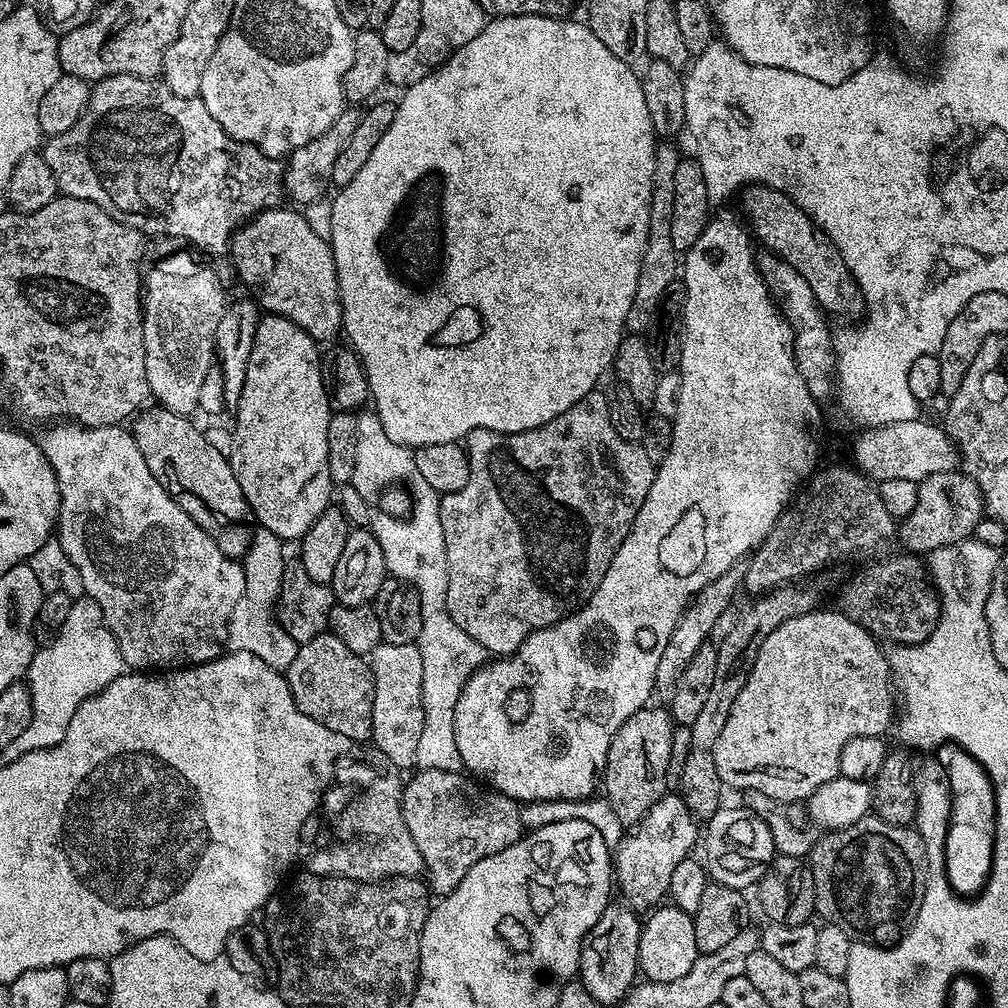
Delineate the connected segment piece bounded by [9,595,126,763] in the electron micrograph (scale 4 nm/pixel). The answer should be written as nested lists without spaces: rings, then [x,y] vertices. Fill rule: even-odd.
[[[86,595],[73,599],[70,615],[66,622],[62,622],[60,632],[49,644],[37,647],[28,667],[26,683],[32,695],[32,717],[30,726],[22,730],[22,738],[12,743],[13,754],[9,763],[16,760],[16,754],[60,744],[66,734],[66,726],[70,726],[70,718],[74,718],[74,710],[78,710],[86,698],[96,696],[125,672],[122,650],[118,650],[118,642],[108,629],[102,606]]]

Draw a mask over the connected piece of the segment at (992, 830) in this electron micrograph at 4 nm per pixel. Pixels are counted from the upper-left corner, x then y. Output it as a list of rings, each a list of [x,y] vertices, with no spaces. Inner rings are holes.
[[[944,741],[939,751],[947,755],[944,775],[951,786],[952,796],[951,818],[944,843],[944,869],[953,891],[970,898],[979,895],[992,872],[993,850],[996,848],[995,788],[985,768],[957,743]]]

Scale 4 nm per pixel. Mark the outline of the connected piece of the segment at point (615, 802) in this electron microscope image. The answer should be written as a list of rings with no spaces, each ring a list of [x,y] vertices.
[[[645,706],[622,726],[614,734],[610,742],[610,750],[606,758],[606,766],[602,777],[602,792],[608,801],[608,805],[618,814],[618,822],[626,826],[637,824],[668,792],[666,784],[666,772],[669,761],[671,760],[671,738],[674,727],[674,721],[670,715],[669,709],[652,708]]]

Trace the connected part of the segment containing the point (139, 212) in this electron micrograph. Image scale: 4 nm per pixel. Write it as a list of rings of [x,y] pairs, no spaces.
[[[111,76],[105,80],[95,81],[88,93],[88,105],[82,118],[78,122],[74,122],[74,126],[70,126],[70,130],[66,130],[66,134],[47,137],[42,148],[42,155],[46,166],[50,166],[50,174],[54,174],[57,189],[63,195],[94,202],[102,210],[106,210],[106,214],[110,214],[110,218],[131,228],[137,228],[148,236],[161,236],[162,234],[179,236],[181,241],[188,243],[189,240],[194,247],[201,248],[204,252],[227,253],[232,242],[233,232],[240,225],[251,220],[253,216],[263,212],[264,209],[277,207],[285,195],[284,164],[277,157],[267,156],[253,144],[243,144],[241,140],[227,136],[222,130],[222,126],[218,126],[216,119],[206,110],[206,106],[199,98],[178,98],[178,94],[171,92],[159,79],[147,76]]]

